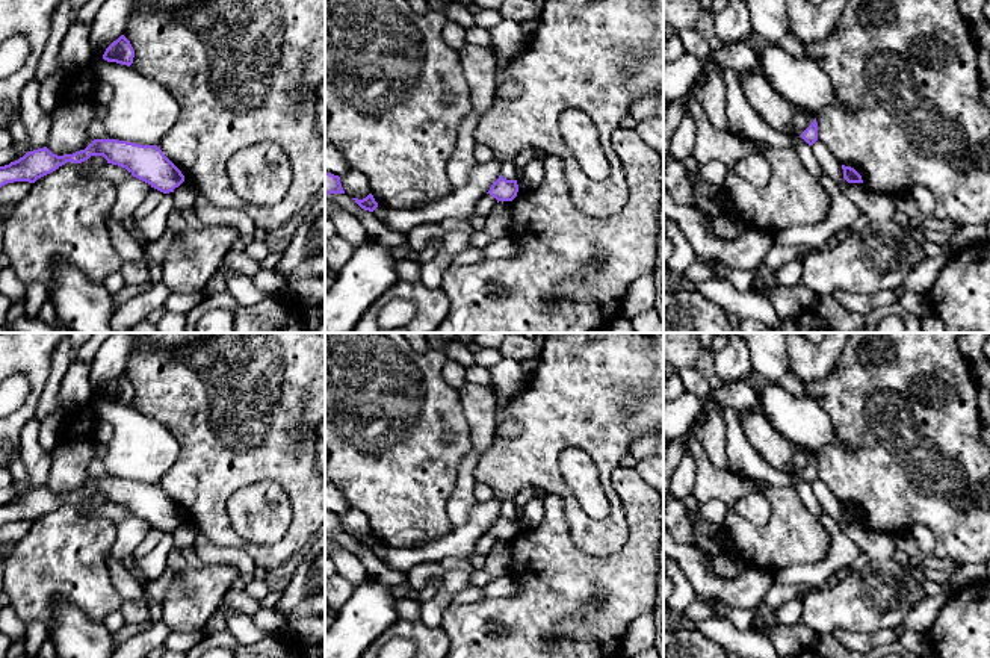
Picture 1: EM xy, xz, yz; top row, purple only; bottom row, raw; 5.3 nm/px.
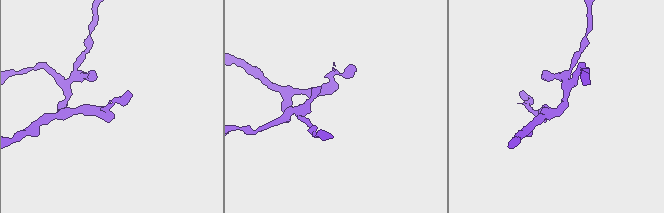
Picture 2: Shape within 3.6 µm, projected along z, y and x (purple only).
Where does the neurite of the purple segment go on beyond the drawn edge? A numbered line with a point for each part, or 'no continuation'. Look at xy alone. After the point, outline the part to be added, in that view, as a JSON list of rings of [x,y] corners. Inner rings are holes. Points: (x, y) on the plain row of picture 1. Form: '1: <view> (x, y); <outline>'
no continuation

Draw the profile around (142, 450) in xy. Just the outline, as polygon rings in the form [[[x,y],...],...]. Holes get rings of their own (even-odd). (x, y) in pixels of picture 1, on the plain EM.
[[[94,399],[101,421],[113,427],[103,464],[109,478],[159,484],[175,463],[180,445],[160,422],[139,413],[131,404]]]

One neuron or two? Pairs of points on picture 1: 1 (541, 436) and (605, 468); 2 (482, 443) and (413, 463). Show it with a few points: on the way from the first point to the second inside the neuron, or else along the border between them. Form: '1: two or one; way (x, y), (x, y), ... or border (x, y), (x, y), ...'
1: one; way (559, 436), (582, 436), (596, 450)
2: two; border (463, 412), (469, 425), (472, 448)

